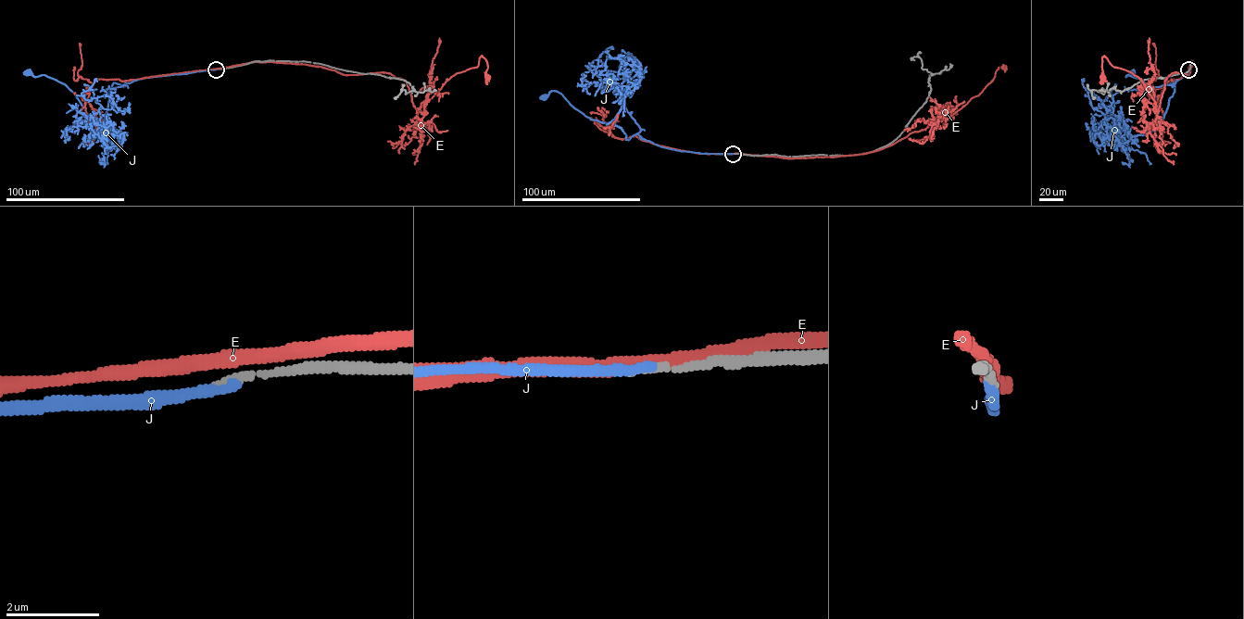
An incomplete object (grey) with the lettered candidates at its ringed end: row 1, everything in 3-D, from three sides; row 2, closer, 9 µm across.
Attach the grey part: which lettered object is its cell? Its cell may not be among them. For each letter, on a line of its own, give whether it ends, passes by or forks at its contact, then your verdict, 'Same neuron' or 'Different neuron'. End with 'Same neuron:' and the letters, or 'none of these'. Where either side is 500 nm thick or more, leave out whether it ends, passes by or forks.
E: It passes by. Different neuron
J: It ends there. Same neuron
Same neuron: J

